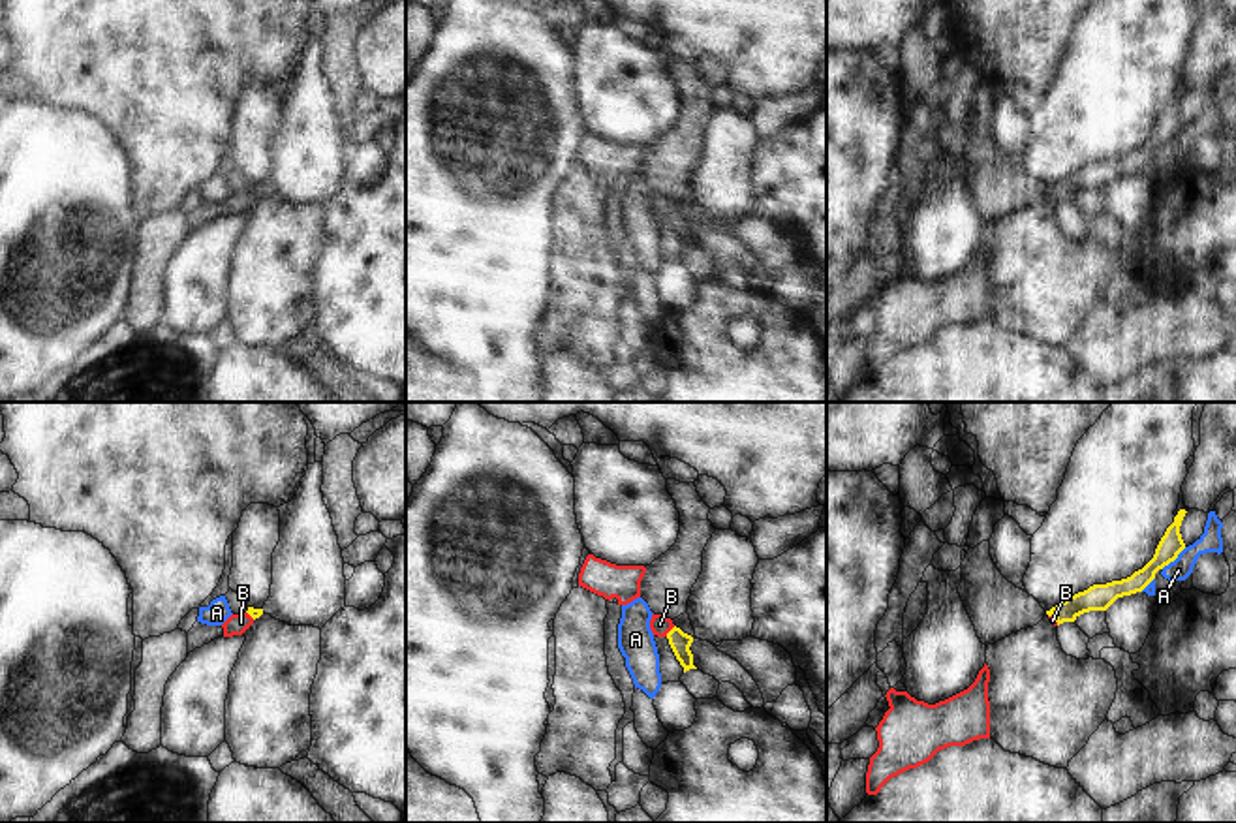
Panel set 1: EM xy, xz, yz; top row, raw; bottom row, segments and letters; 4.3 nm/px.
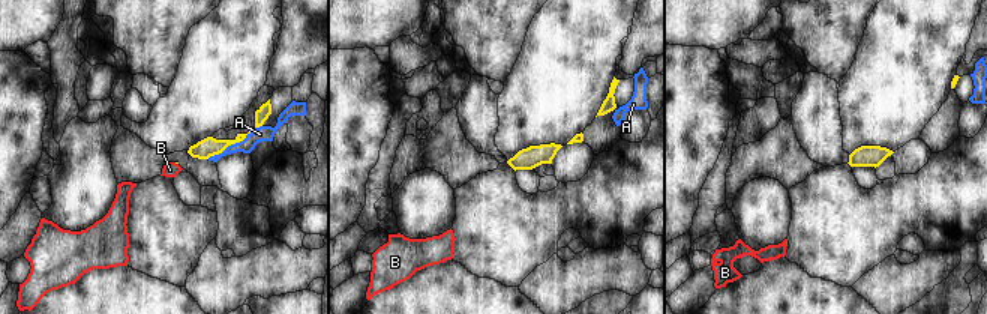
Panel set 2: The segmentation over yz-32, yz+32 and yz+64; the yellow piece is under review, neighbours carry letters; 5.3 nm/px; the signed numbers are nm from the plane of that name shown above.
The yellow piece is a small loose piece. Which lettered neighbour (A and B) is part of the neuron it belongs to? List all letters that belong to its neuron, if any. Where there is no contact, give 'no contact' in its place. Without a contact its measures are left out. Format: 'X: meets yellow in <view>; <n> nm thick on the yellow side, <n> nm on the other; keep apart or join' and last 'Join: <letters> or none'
A: meets yellow in yz; 100 nm thick on the yellow side, 100 nm on the other; keep apart
B: meets yellow in xz; 90 nm thick on the yellow side, 90 nm on the other; join
Join: B

